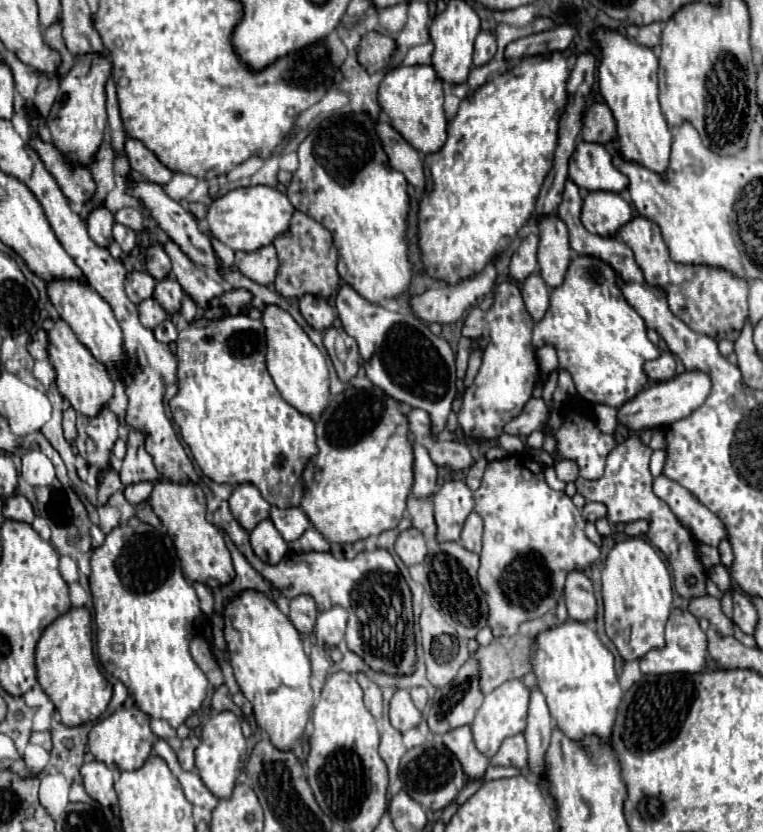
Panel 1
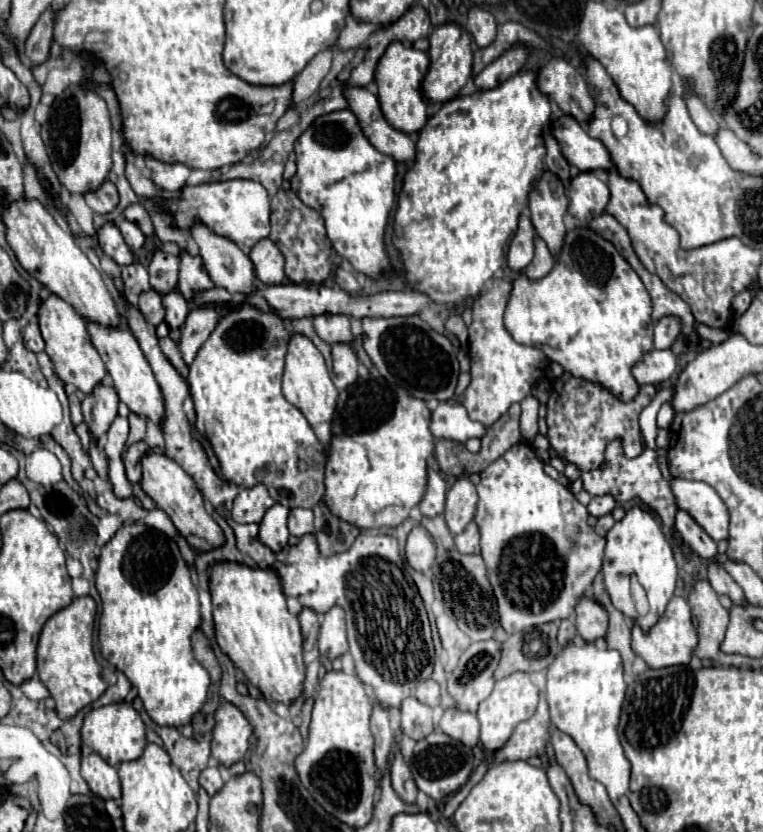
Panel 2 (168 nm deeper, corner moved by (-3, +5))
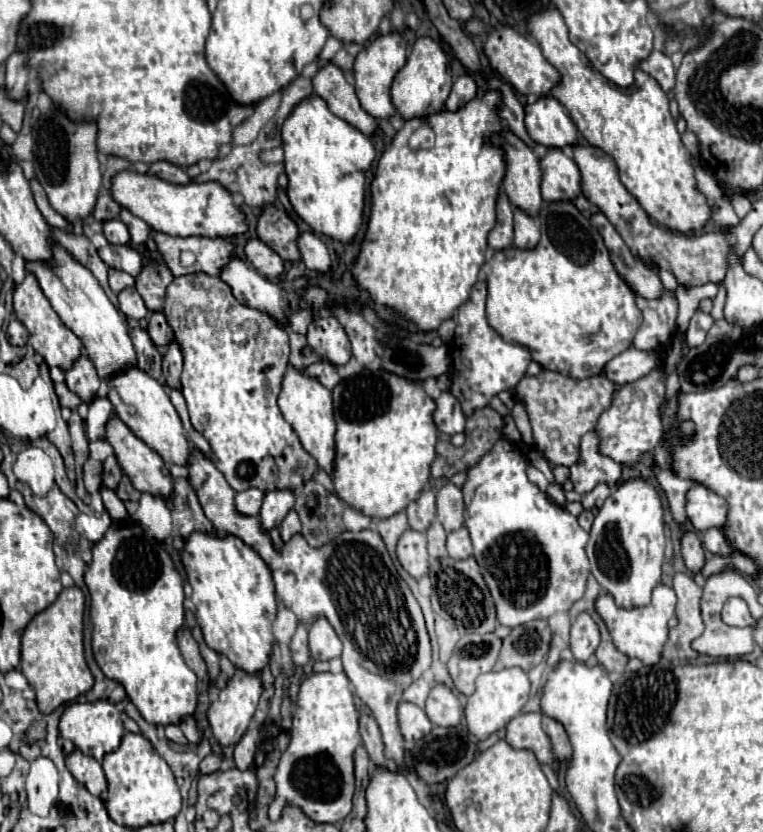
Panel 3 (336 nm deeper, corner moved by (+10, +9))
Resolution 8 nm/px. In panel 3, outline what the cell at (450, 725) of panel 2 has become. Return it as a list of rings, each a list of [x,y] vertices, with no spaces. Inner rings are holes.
[[[435,685],[431,689],[425,711],[429,711],[429,721],[439,727],[457,727],[463,715],[457,695],[445,685]]]

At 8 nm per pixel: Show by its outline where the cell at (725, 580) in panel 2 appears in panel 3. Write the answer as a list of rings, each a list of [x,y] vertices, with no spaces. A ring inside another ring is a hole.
[[[685,531],[681,539],[681,555],[691,573],[699,573],[705,567],[705,551],[699,537],[693,531]]]

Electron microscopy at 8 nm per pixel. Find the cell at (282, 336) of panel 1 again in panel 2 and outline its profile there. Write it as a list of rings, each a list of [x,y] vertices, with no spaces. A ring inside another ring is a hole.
[[[298,333],[292,335],[292,343],[288,345],[288,359],[286,359],[286,371],[284,371],[282,389],[284,389],[286,399],[296,409],[300,409],[300,413],[308,419],[308,423],[314,429],[320,443],[324,447],[328,447],[330,439],[332,439],[332,429],[330,429],[332,425],[330,423],[332,423],[332,417],[334,417],[334,411],[336,411],[338,389],[334,387],[330,371],[324,365],[324,357],[314,347],[314,343],[304,335],[298,335]]]

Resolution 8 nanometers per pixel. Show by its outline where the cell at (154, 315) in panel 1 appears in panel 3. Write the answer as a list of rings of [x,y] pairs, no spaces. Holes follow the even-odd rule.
[[[127,287],[127,289],[123,289],[123,291],[119,293],[119,309],[121,309],[127,317],[131,317],[131,319],[135,319],[135,321],[139,321],[139,319],[143,319],[143,317],[149,315],[147,305],[143,303],[143,297],[141,297],[133,287]]]

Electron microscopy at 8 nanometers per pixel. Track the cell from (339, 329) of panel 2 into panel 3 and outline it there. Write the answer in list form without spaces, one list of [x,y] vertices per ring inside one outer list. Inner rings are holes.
[[[333,315],[313,319],[307,329],[307,343],[321,359],[331,361],[333,365],[343,365],[351,357],[347,333]]]

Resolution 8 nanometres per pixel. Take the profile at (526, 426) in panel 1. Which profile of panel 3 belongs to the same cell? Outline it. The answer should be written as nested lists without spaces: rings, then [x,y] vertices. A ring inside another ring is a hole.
[[[487,405],[487,407],[479,409],[479,411],[475,411],[467,419],[465,435],[467,435],[467,441],[465,441],[463,447],[455,447],[455,445],[451,445],[451,441],[445,441],[445,439],[437,441],[437,447],[435,447],[437,457],[435,457],[433,465],[431,465],[431,475],[433,477],[447,477],[447,479],[451,479],[455,473],[471,469],[503,437],[503,417],[495,409],[491,409]]]

